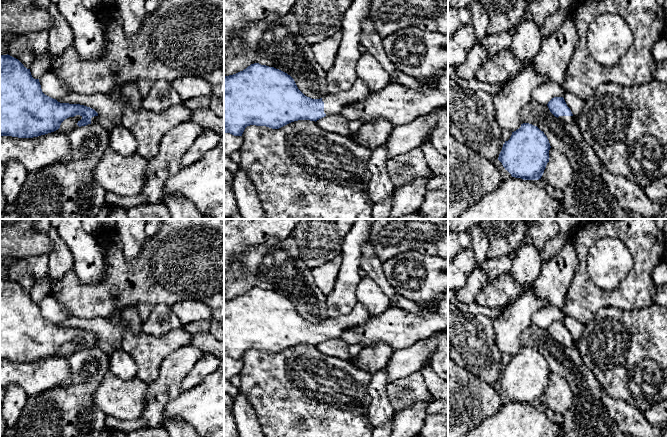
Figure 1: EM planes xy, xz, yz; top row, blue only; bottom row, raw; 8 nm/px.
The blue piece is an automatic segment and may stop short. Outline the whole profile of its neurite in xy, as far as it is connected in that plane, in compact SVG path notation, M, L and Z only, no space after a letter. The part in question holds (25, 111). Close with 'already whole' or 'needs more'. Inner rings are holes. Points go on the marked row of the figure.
M0 55L0 136L33 138L54 132L61 123L80 115L79 127L98 123L98 113L80 104L60 103L42 92L39 79L34 79L18 59L10 55Z; needs more

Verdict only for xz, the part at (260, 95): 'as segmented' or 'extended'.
extended

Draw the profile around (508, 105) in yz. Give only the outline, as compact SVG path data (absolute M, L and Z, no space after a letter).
M531 63L523 67L518 75L502 89L499 95L493 96L495 119L502 130L514 132L521 127L521 111L525 104L531 100L534 89L547 84L546 76L539 75L535 71L534 64Z

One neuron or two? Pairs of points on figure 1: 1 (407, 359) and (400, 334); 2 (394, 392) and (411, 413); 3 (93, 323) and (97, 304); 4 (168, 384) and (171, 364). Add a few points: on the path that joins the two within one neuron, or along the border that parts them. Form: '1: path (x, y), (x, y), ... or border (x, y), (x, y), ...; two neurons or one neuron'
1: border (426, 339), (420, 339), (409, 346), (395, 350); two neurons
2: border (429, 401), (416, 401), (396, 412); two neurons
3: border (72, 315), (86, 318), (104, 317), (106, 319); two neurons
4: path (170, 379), (171, 369); one neuron

